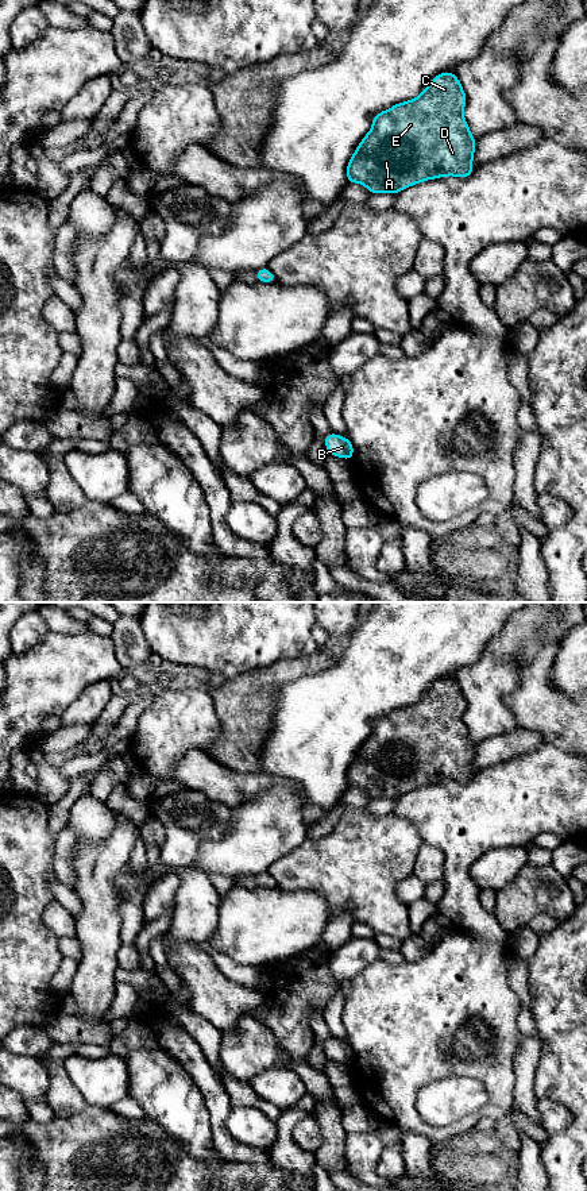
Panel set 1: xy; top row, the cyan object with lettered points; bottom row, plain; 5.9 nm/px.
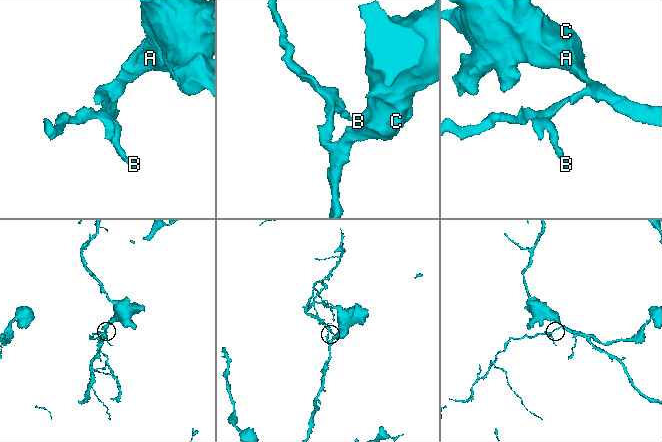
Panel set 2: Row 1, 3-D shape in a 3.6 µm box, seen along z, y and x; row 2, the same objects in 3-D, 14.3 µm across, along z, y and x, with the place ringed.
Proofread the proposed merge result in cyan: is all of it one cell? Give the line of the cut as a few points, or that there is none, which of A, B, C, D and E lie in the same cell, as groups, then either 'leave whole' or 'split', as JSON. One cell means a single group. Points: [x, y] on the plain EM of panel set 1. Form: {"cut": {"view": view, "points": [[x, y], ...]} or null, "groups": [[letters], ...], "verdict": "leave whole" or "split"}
{"cut": null, "groups": [["A", "B", "C", "D", "E"]], "verdict": "leave whole"}

